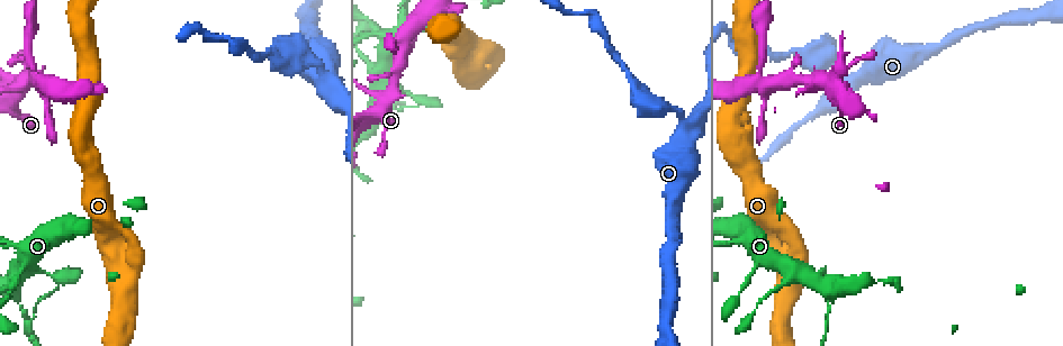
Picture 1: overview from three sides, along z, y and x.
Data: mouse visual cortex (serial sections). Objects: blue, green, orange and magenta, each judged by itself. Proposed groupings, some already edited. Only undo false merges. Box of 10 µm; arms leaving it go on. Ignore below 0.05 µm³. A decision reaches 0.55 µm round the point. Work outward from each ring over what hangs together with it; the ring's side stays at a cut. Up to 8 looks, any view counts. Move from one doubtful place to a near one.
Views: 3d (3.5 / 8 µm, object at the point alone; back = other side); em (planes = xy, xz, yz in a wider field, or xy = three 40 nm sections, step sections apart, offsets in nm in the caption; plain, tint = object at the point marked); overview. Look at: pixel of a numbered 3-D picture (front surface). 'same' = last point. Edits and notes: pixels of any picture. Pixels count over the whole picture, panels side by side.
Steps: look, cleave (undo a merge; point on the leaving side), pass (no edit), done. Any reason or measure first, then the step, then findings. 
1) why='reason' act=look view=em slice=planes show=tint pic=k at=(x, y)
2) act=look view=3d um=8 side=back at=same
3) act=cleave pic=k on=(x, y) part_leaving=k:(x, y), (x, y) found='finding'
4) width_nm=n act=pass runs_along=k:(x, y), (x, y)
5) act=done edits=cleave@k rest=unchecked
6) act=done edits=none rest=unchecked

why='a narrow waist' act=look view=em slice=xy step=3 show=tint pic=1 at=(828, 319)

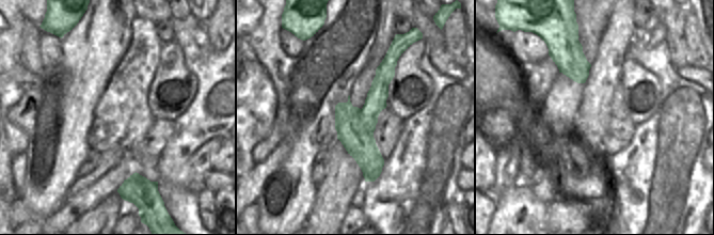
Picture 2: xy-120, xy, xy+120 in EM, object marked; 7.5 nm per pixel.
act=look view=3d um=3.5 at=same

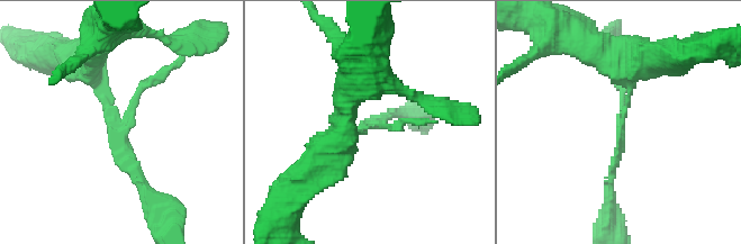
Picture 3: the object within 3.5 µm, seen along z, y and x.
act=pass runs_along=2:(391, 55), (366, 118), (367, 178) found='one cell here'

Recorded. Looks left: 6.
why='thin arm on a thick one' act=look view=em slice=xy step=3 show=tint pic=1 at=(373, 115)

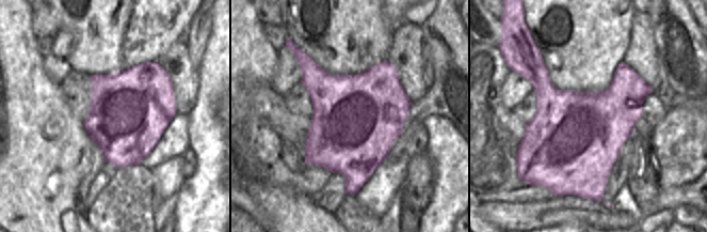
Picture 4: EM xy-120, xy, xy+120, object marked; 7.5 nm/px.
why='see where the arms go' act=look view=3d um=3.5 at=same

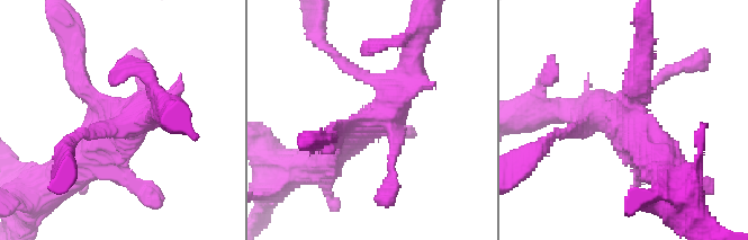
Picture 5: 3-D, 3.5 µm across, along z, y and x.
act=pass runs_along=5:(634, 201), (629, 139), (571, 110) found='continuous, no second cell'

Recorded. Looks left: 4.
why='abrupt turn' act=look view=3d um=8 pic=1 at=(759, 81)

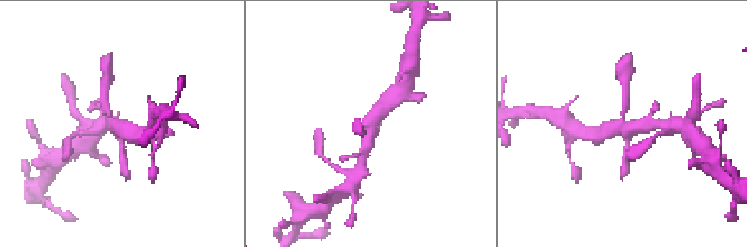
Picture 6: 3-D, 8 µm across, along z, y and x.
act=look view=em slice=xy step=1 show=tint at=same

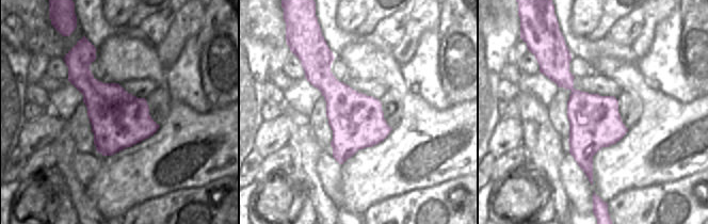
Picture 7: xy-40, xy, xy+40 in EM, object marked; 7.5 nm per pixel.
width_nm=400 act=pass runs_along=6:(363, 156), (371, 120), (387, 102) found='continuous, no second cell'

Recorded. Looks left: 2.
act=done edits=none rest=unchecked

